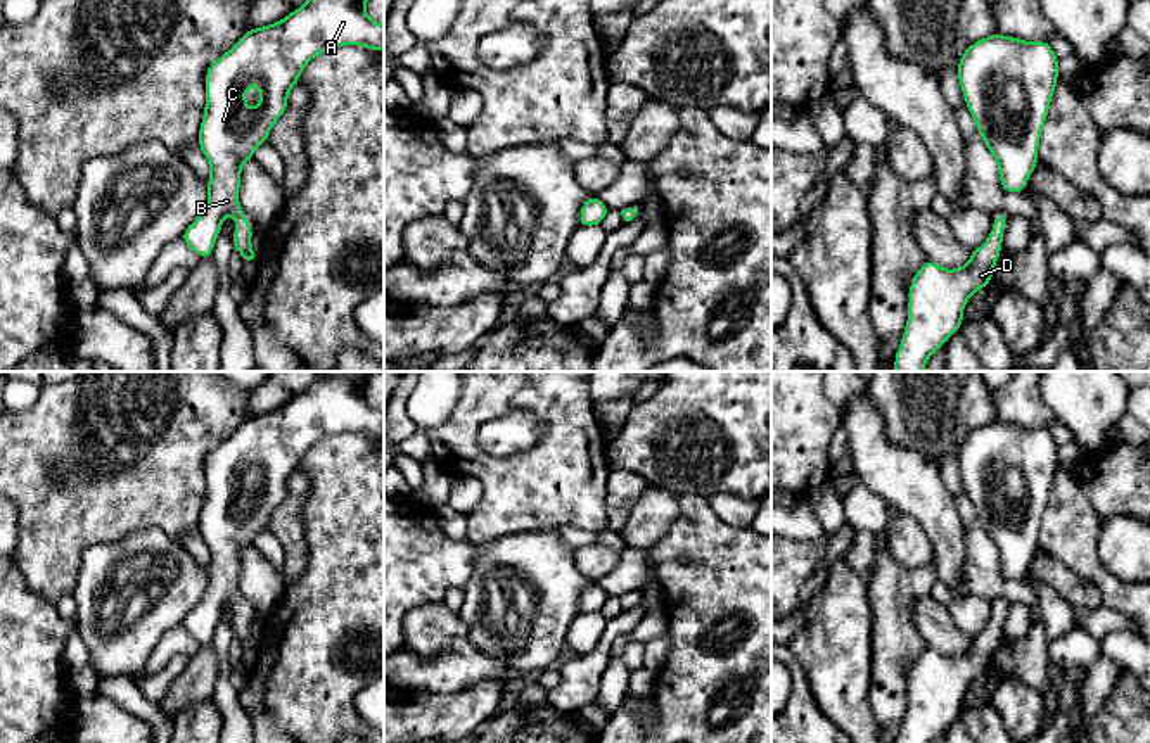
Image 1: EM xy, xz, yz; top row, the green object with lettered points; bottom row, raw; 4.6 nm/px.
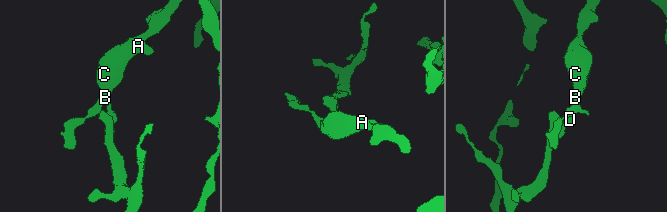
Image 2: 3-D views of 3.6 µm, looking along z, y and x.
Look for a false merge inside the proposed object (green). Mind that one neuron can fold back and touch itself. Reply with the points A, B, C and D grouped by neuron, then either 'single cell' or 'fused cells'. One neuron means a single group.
groups A B C D; single cell

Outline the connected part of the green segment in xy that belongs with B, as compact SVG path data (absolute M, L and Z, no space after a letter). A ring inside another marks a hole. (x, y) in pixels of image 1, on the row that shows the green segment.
M306 0L284 19L246 31L228 52L208 67L206 107L197 143L211 168L209 195L202 213L180 237L201 259L211 257L223 218L230 214L239 223L232 238L233 249L240 252L244 263L258 263L258 254L251 249L252 225L239 204L242 164L252 161L254 150L268 142L272 126L287 111L289 90L299 83L299 76L311 59L342 45L384 50L384 24L365 14L367 3L368 0ZM252 85L261 90L254 112L244 98L246 90Z

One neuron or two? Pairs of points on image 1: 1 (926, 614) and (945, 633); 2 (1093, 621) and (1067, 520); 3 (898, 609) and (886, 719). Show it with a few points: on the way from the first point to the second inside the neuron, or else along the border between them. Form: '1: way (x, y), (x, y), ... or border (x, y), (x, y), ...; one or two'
1: way (931, 619), (939, 628); one
2: border (1102, 603), (1123, 612), (1131, 621); two
3: way (893, 636), (889, 692); one

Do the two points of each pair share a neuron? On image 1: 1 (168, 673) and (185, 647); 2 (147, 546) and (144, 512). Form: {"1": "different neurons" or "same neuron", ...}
{"1": "different neurons", "2": "different neurons"}

